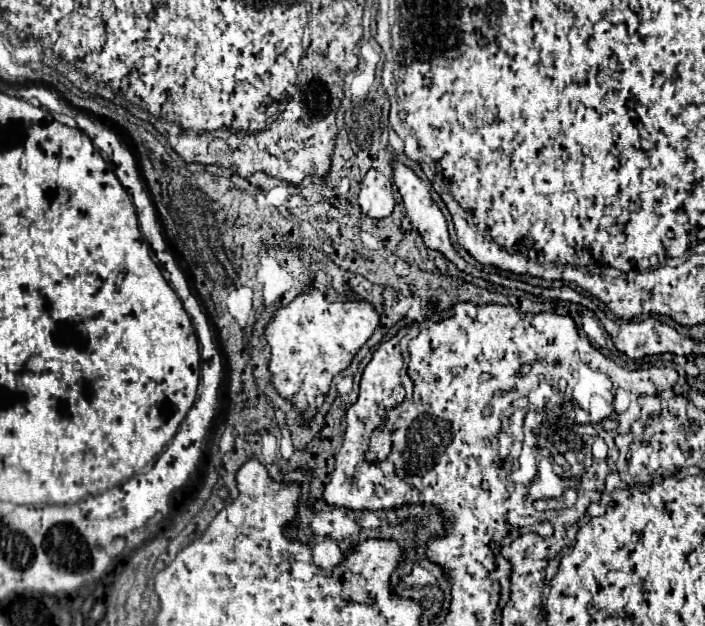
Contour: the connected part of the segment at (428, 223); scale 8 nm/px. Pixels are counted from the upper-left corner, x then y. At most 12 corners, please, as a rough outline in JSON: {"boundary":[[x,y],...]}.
{"boundary":[[398,160],[394,184],[424,244],[480,276],[450,244],[446,218],[424,180]]}

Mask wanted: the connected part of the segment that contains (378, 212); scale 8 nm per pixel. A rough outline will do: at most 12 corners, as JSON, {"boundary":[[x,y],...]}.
{"boundary":[[368,170],[360,188],[362,212],[386,218],[394,210],[392,182]]}

